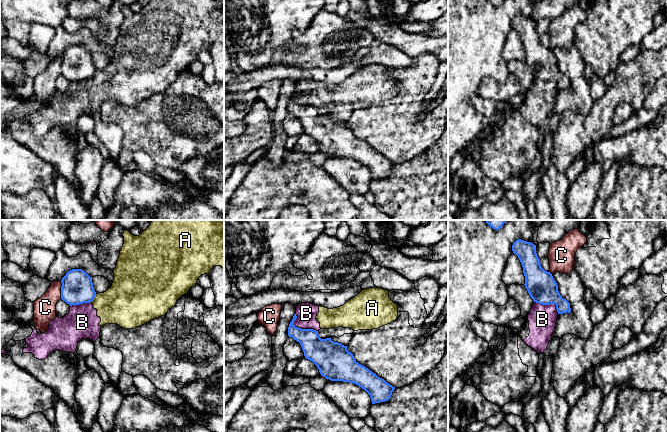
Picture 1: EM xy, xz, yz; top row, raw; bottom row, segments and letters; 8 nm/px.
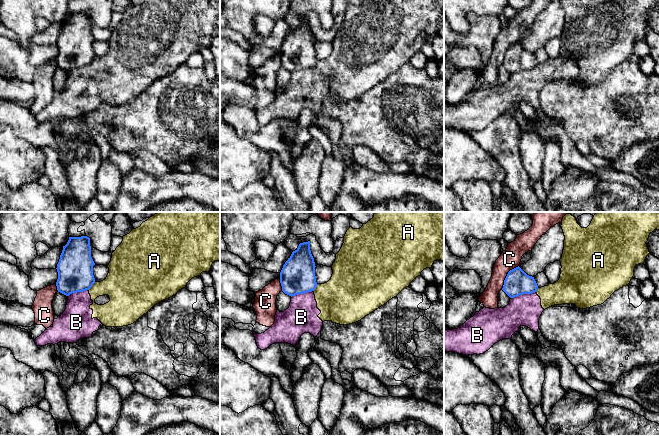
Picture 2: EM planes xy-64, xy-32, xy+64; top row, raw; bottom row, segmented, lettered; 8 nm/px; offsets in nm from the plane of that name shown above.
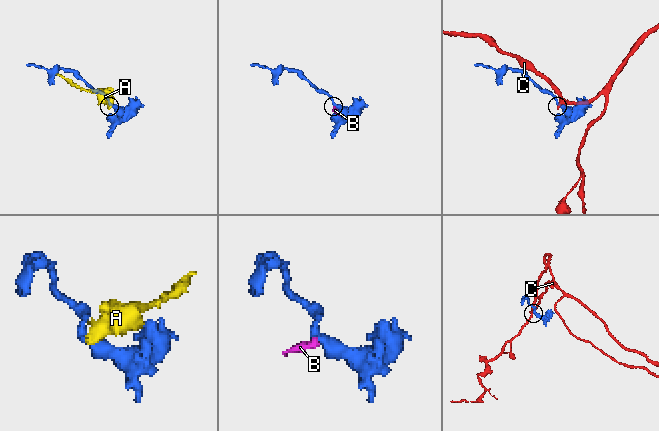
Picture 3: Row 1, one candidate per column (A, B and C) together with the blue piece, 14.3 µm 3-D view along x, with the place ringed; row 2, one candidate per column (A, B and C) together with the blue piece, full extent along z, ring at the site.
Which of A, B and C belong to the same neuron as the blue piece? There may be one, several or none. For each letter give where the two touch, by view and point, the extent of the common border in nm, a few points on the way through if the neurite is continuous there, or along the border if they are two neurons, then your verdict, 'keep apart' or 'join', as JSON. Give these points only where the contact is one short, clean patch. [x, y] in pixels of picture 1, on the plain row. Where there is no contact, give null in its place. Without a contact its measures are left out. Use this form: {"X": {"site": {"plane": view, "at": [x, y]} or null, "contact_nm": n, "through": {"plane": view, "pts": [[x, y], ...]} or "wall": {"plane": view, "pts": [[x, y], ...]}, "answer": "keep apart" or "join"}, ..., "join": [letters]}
{"A": {"site": {"plane": "xy", "at": [94, 73]}, "contact_nm": 80, "wall": {"plane": "xy", "pts": [[96, 70], [91, 77]]}, "answer": "keep apart"}, "B": {"site": {"plane": "xz", "at": [300, 104]}, "contact_nm": 240, "wall": {"plane": "xz", "pts": [[295, 89], [296, 102], [317, 107]]}, "answer": "keep apart"}, "C": {"site": {"plane": "xy", "at": [61, 66]}, "contact_nm": 140, "wall": {"plane": "xy", "pts": [[60, 57], [61, 74]]}, "answer": "keep apart"}, "join": []}

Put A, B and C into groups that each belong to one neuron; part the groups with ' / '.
A B / C

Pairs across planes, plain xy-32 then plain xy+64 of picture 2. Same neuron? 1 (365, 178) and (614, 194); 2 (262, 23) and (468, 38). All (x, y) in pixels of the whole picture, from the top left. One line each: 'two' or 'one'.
1: two
2: one

